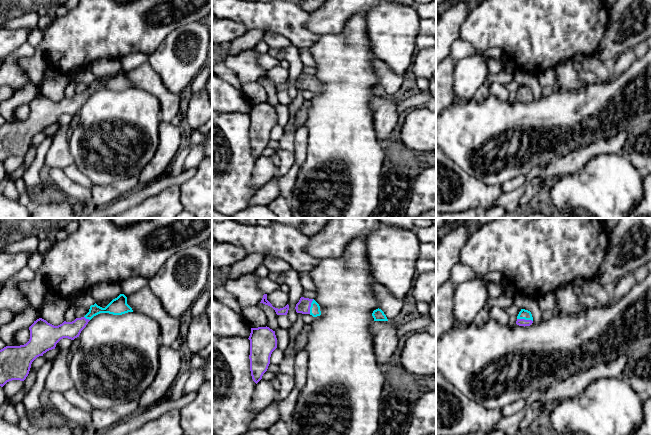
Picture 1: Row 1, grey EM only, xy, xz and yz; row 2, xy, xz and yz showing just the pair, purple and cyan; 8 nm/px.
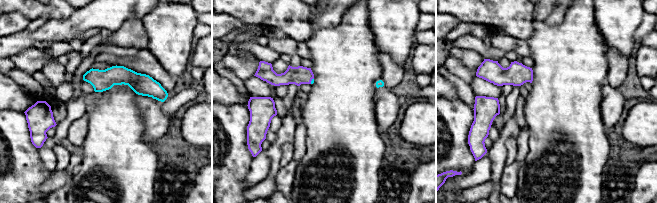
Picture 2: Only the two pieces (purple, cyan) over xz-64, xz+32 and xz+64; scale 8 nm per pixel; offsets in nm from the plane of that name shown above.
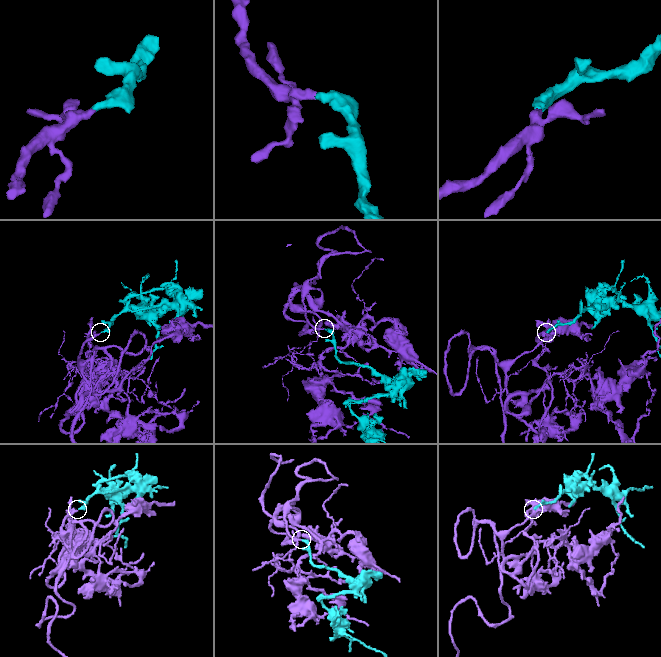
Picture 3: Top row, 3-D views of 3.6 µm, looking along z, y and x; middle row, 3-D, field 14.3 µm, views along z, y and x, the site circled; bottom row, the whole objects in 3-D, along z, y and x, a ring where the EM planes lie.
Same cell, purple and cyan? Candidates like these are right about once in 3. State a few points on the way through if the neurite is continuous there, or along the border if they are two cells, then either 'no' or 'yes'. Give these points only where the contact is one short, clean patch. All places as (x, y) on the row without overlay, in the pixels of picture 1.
across yz (521, 98), (525, 96), (523, 90) | yes

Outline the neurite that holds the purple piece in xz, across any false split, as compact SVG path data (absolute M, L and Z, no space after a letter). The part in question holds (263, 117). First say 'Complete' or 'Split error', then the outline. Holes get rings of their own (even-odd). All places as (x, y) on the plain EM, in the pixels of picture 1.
Complete. M269 103L251 104L250 116L250 147L253 157L257 160L270 140L272 128L277 124L275 107Z

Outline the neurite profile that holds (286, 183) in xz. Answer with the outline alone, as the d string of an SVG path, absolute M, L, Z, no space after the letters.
M294 164L285 175L279 175L278 186L281 191L281 196L286 197L287 199L290 198L301 167L302 165Z

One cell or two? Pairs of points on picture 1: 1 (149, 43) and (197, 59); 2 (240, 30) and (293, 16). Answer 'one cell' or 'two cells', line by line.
1: two cells
2: two cells

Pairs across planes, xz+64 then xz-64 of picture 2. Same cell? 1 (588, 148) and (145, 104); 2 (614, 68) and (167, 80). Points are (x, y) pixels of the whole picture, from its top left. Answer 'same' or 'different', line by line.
1: different
2: same

